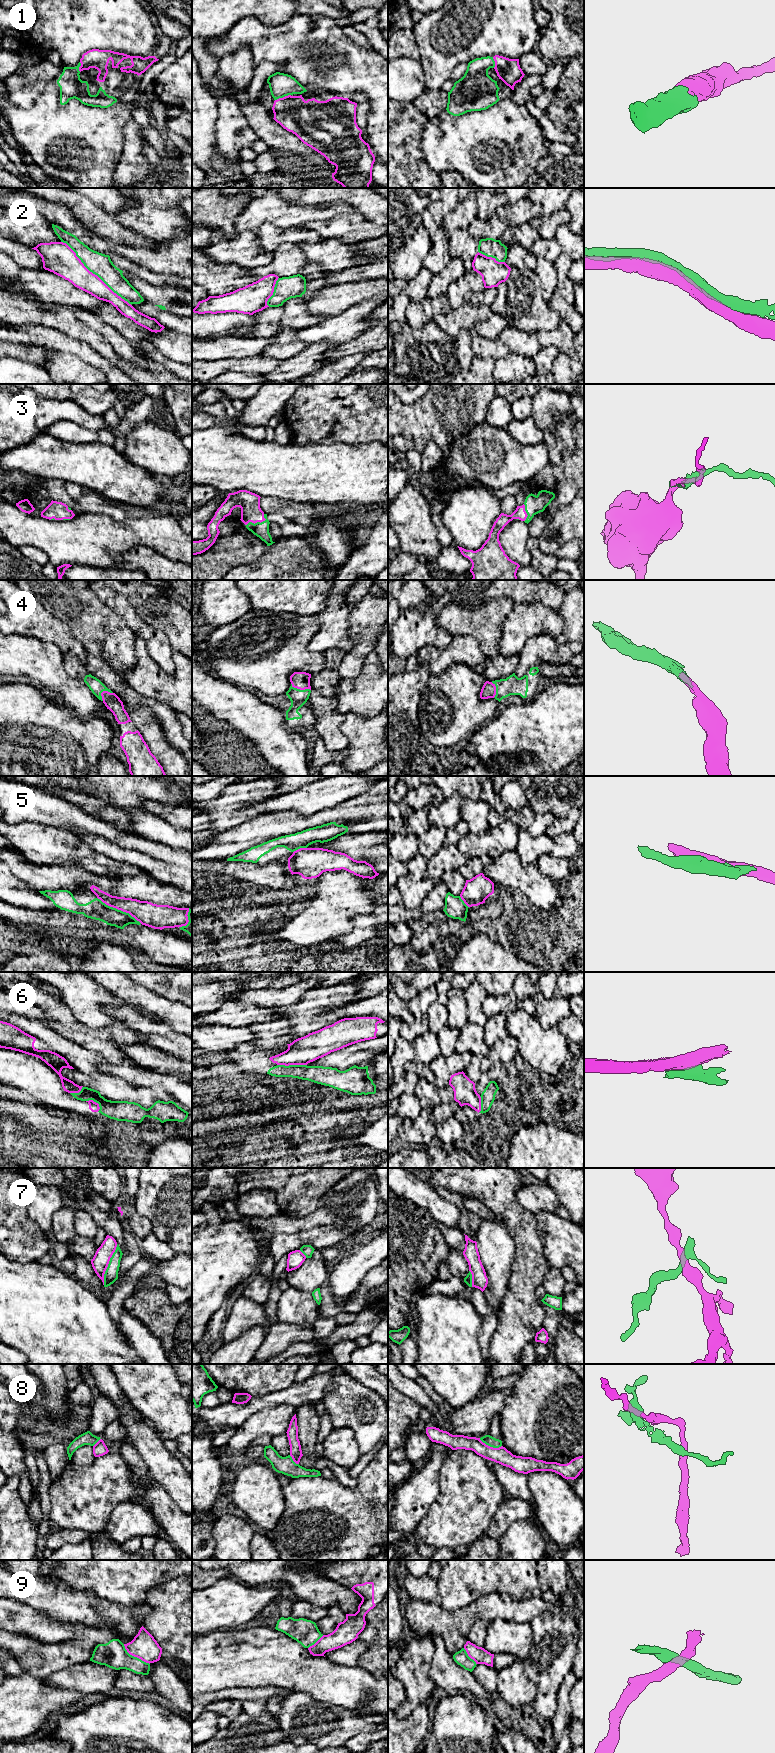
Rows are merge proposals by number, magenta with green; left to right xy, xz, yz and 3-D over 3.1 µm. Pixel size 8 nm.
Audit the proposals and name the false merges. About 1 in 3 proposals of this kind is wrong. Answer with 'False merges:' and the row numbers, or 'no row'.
False merges: 2, 5, 6, 7, 8, 9

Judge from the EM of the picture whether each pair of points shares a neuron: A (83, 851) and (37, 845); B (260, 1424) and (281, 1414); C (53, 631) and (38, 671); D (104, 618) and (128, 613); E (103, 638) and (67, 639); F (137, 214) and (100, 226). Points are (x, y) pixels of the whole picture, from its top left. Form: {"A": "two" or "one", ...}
{"A": "one", "B": "one", "C": "two", "D": "two", "E": "two", "F": "two"}

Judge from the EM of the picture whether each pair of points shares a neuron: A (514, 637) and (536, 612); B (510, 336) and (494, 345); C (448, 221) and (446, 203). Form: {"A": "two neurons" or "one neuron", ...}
{"A": "one neuron", "B": "two neurons", "C": "two neurons"}

